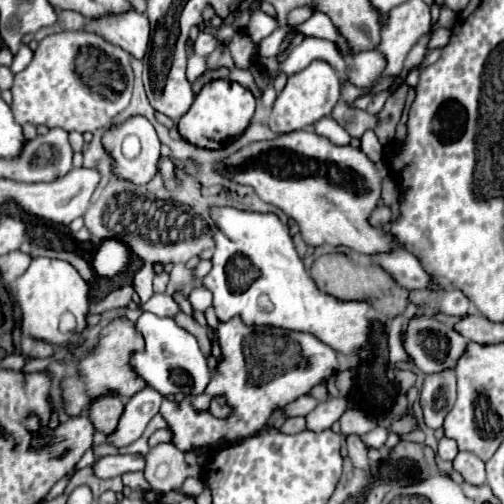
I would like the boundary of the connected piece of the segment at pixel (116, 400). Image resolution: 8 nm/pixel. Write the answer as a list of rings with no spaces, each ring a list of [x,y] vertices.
[[[104,395],[92,403],[88,417],[94,423],[96,431],[112,435],[116,431],[122,411],[124,411],[124,401],[118,395]]]

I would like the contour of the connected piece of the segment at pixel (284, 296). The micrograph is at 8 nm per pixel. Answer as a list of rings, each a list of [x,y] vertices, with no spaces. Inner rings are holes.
[[[238,211],[240,219],[242,219],[242,233],[248,233],[248,239],[240,239],[240,241],[230,241],[235,239],[236,234],[231,232],[231,224],[227,224],[227,238],[216,235],[214,243],[214,255],[212,255],[212,269],[210,273],[204,277],[204,287],[214,295],[214,311],[216,317],[220,321],[228,321],[232,317],[240,317],[246,325],[272,325],[272,327],[282,327],[282,329],[292,329],[292,331],[304,331],[304,333],[312,333],[314,337],[318,337],[320,341],[324,341],[326,345],[330,345],[332,349],[344,353],[354,365],[366,361],[372,357],[372,345],[368,341],[370,335],[370,321],[366,319],[366,311],[370,309],[368,303],[362,301],[338,301],[326,293],[320,293],[320,289],[316,289],[314,281],[310,279],[310,275],[306,273],[302,259],[298,257],[292,237],[288,233],[288,229],[280,223],[280,219],[274,213],[250,213],[250,211]],[[260,295],[268,295],[272,309],[264,309],[260,307],[258,297]]]

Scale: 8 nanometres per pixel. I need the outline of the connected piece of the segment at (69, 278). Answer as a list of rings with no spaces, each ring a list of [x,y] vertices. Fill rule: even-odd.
[[[36,257],[32,259],[30,267],[24,275],[20,275],[14,283],[14,299],[22,309],[22,333],[30,335],[34,339],[48,341],[52,345],[60,345],[64,341],[70,341],[72,345],[78,345],[82,339],[76,339],[78,333],[86,327],[86,315],[88,315],[88,283],[80,277],[80,273],[62,259],[50,259],[50,257]],[[64,313],[72,313],[78,321],[78,327],[74,333],[60,333],[58,323]]]

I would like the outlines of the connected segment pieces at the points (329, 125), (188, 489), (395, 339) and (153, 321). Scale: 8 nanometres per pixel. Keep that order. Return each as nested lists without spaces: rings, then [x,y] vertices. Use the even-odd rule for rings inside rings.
[[[330,117],[320,119],[320,121],[314,125],[314,129],[316,129],[318,135],[328,137],[334,145],[348,145],[348,133],[346,133],[336,121],[332,121]]]
[[[188,477],[188,479],[184,481],[184,485],[182,485],[180,491],[182,491],[184,495],[192,495],[192,497],[196,497],[196,495],[202,493],[202,489],[204,489],[204,485],[202,485],[200,479],[196,479],[196,477]]]
[[[396,317],[388,323],[388,359],[390,364],[410,361],[410,355],[404,351],[402,341],[400,341],[400,329],[402,329],[402,317]]]
[[[144,313],[136,321],[138,331],[144,335],[146,349],[132,355],[132,365],[136,373],[162,395],[200,395],[212,379],[212,371],[198,347],[192,333],[178,327],[174,319],[158,317],[154,313]]]

